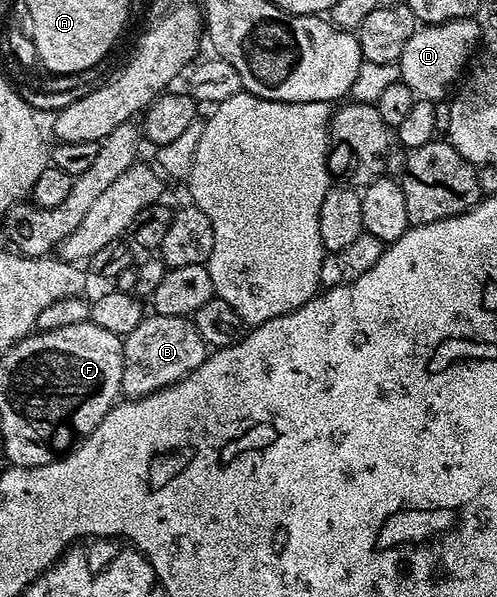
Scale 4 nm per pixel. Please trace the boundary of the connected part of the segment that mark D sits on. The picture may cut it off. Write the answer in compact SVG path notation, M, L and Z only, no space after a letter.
M474 17L453 19L445 23L422 25L413 32L397 65L401 74L400 81L407 85L416 97L439 101L448 95L446 92L450 87L451 90L456 85L455 80L460 79L470 63L473 50L481 36L481 28L475 21Z

